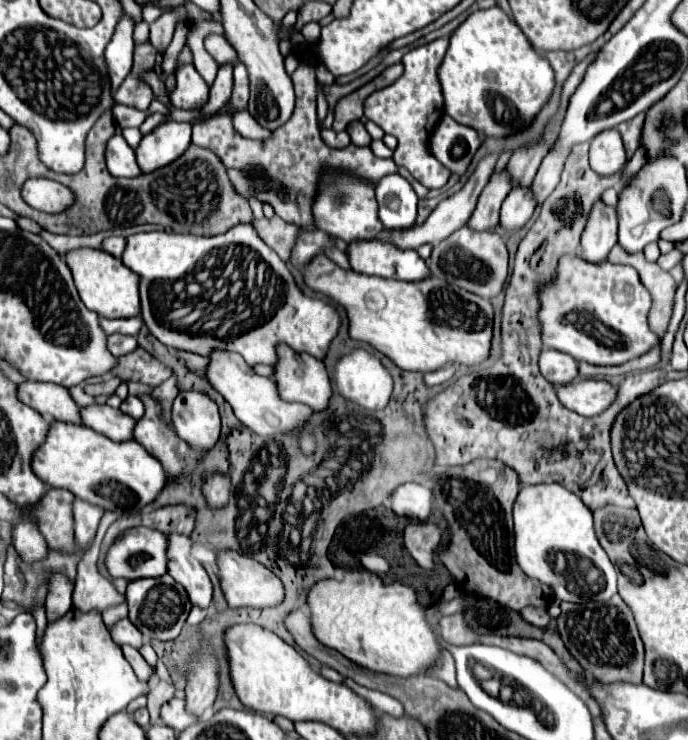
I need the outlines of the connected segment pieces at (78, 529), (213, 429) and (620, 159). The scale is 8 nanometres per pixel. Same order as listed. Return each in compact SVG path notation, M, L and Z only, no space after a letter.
M76 498L76 502L74 502L74 532L76 532L76 542L84 550L88 550L88 546L92 544L102 514L104 514L102 508Z
M180 392L172 406L172 422L176 426L178 436L196 450L210 450L218 442L218 406L210 396L202 392Z
M616 128L596 134L590 142L590 166L602 174L614 174L626 162L626 152L622 146L620 132Z

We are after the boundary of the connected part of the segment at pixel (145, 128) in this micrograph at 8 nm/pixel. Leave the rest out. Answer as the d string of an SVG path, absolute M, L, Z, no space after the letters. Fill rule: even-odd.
M150 113L148 116L146 116L146 120L142 122L140 132L142 132L142 134L148 134L148 132L150 132L154 126L158 126L158 124L160 124L160 122L164 122L164 120L166 120L166 118L164 118L162 114Z

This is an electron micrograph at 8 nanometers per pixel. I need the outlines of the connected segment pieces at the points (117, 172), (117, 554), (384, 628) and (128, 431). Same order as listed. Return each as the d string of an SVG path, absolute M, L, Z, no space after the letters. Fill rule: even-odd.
M120 134L112 136L106 144L106 166L110 166L110 174L116 178L134 178L142 174L136 164L134 150Z
M136 526L126 532L122 532L114 544L108 548L108 554L104 558L106 570L112 578L126 578L126 580L136 580L136 578L158 578L166 574L166 536L158 530L146 528L146 526Z
M364 568L346 570L342 580L324 578L316 582L308 592L308 606L312 614L310 620L312 620L314 636L324 646L338 650L342 656L348 656L348 660L368 670L394 674L394 676L414 676L414 674L422 674L428 666L432 666L440 654L440 644L424 618L424 608L418 604L414 590L398 582L384 584L378 574L368 572Z
M90 404L80 408L80 424L110 440L124 442L132 440L132 428L136 420L116 408L110 408L108 404Z

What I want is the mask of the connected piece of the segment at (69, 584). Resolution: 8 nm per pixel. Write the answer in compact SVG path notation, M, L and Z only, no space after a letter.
M58 572L48 578L48 594L46 594L46 602L44 602L48 620L62 616L70 610L72 590L74 590L74 580L68 578L66 574Z

